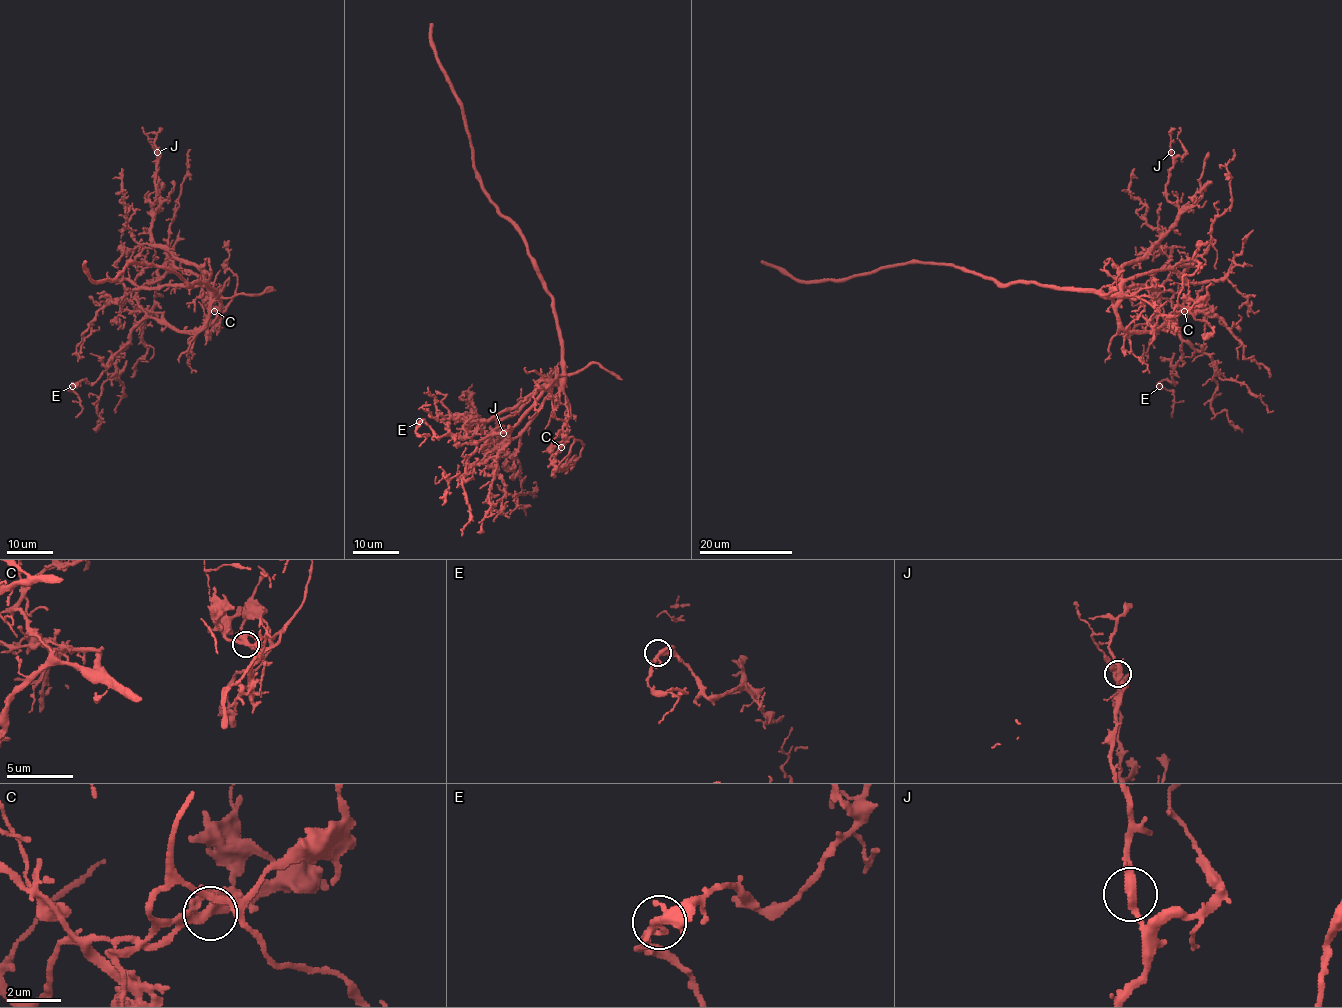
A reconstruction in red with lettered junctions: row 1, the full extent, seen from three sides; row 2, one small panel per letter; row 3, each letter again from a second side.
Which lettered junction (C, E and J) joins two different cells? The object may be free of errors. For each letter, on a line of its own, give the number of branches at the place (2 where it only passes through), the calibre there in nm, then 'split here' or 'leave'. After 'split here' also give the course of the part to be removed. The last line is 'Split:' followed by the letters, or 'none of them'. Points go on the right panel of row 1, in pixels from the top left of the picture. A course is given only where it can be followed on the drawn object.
C: branches 2; calibre 360 nm; split here; course (1184, 310), (1174, 309), (1182, 288), (1182, 277), (1193, 274), (1198, 267), (1193, 258), (1194, 252), (1208, 242)
E: branches 2; calibre 360 nm; leave
J: branches 2; calibre 320 nm; leave
Split: C

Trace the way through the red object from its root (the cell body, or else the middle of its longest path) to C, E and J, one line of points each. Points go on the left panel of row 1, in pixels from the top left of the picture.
C: (210, 287), (221, 301), (220, 315), (214, 310)
E: (210, 287), (216, 299), (202, 328), (176, 331), (156, 318), (145, 317), (94, 382), (80, 380), (72, 386)
J: (210, 287), (195, 266), (181, 262), (166, 248), (157, 245), (151, 236), (157, 152)

